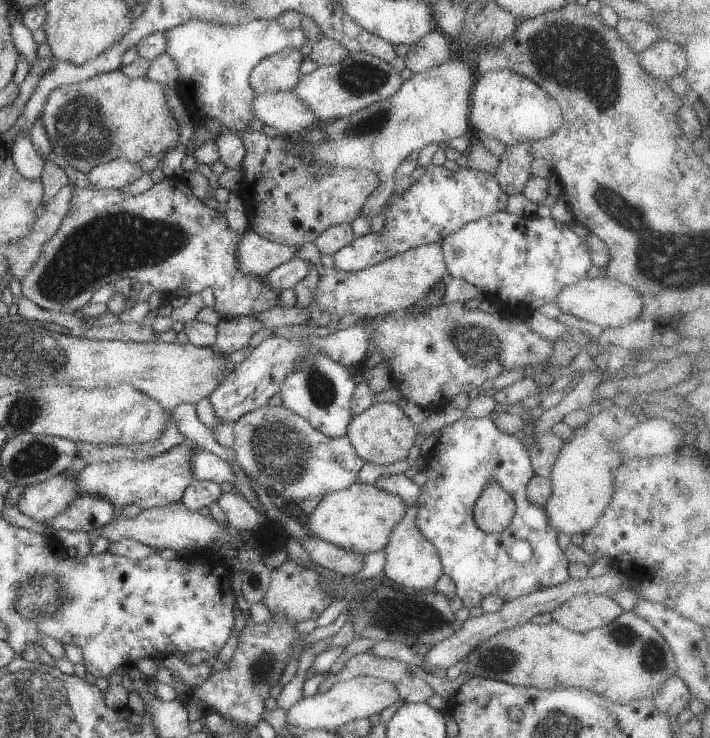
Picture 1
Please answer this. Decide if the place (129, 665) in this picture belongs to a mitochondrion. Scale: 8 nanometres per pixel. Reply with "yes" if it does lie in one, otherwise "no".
no

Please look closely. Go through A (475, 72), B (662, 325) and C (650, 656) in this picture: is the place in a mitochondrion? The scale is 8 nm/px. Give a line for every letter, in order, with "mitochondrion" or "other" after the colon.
A: other
B: other
C: mitochondrion

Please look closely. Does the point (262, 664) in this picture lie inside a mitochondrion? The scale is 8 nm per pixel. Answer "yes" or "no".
yes

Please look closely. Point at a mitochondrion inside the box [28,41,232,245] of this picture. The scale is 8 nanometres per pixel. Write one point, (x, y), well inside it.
(87, 126)

